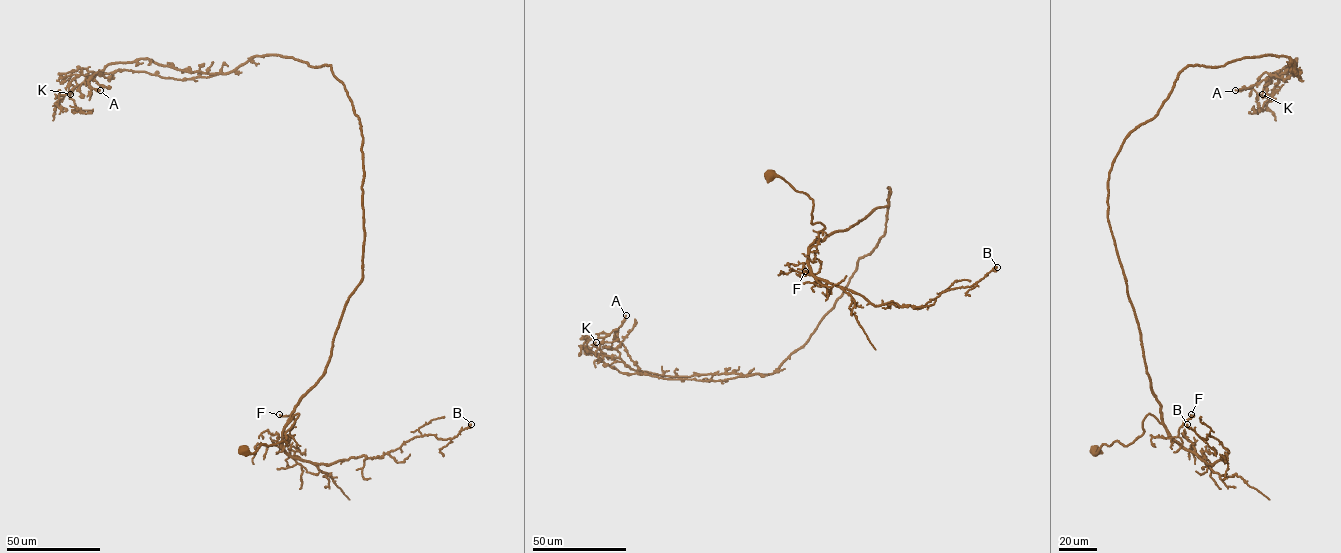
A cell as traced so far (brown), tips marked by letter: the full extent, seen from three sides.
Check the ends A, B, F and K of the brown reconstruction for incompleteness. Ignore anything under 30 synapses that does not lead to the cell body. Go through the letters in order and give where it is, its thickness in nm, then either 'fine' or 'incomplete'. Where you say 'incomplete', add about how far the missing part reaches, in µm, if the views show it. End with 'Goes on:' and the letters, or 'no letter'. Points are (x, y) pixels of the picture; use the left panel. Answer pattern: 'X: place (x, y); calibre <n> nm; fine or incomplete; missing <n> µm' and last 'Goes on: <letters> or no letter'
A: place (100, 90); calibre 180 nm; fine
B: place (471, 424); calibre 400 nm; fine
F: place (279, 414); calibre 190 nm; fine
K: place (70, 94); calibre 170 nm; fine
Goes on: no letter

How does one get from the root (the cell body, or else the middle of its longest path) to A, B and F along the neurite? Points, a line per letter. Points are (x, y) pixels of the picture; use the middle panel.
A: (769, 176), (813, 200), (814, 241), (890, 189), (802, 346), (659, 378), (614, 337), (626, 315)
B: (769, 176), (806, 194), (811, 223), (824, 226), (809, 246), (811, 272), (874, 305), (919, 308), (997, 267)
F: (769, 176), (806, 194), (813, 200), (811, 223), (824, 226), (809, 246), (816, 247), (819, 271), (805, 271)

